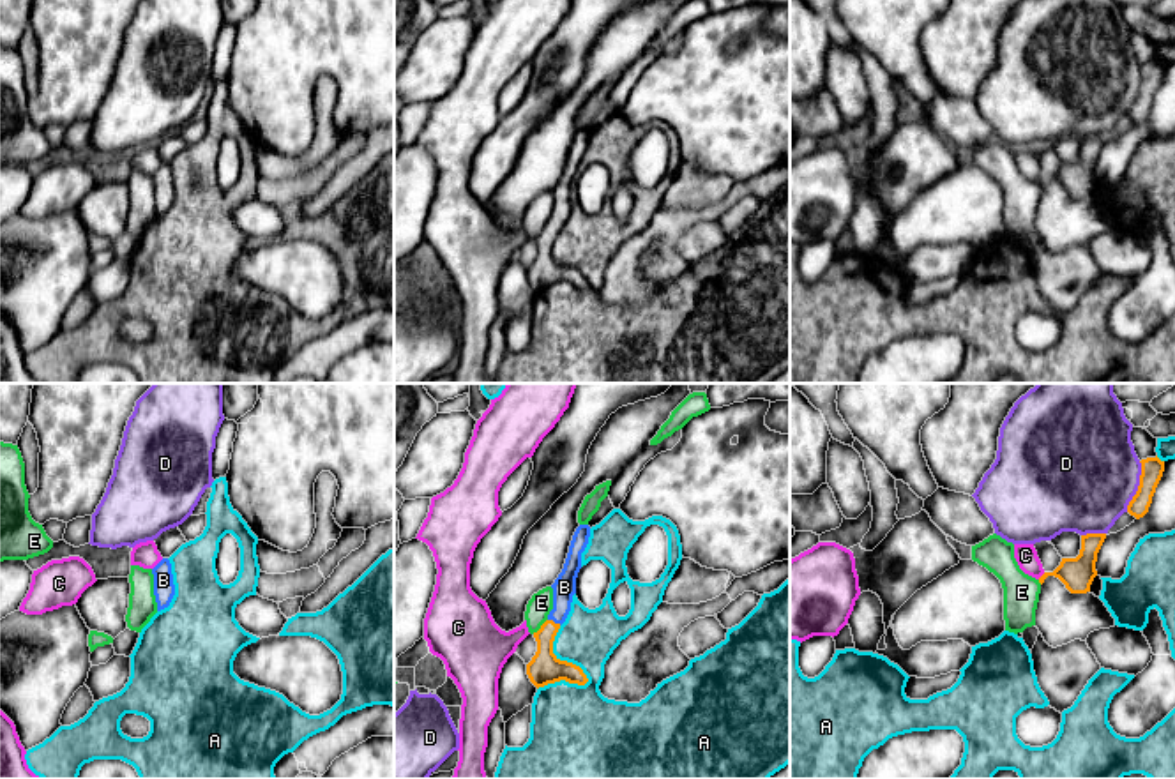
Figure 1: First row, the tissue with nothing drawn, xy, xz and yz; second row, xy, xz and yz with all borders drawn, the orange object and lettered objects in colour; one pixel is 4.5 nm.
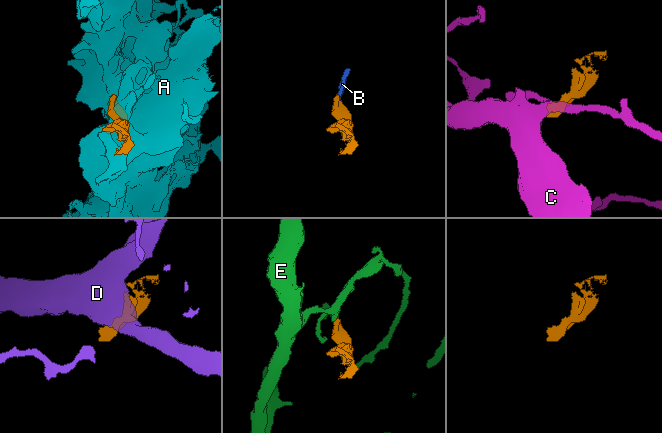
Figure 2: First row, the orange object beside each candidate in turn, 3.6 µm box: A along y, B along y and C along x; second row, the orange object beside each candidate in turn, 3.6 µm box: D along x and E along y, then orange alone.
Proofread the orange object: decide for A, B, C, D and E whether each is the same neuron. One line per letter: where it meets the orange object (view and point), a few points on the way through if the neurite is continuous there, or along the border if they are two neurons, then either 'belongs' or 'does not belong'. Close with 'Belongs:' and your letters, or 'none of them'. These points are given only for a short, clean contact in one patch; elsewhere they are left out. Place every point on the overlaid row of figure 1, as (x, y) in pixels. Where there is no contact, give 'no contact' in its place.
A: meets orange in xz at (583, 673); does not belong
B: meets orange in xz at (553, 622); runs through xz (545, 668), (545, 636), (553, 622), (560, 610), (564, 587); belongs
C: meets orange in yz at (1043, 574); border along yz (1045, 573), (1038, 578); does not belong
D: meets orange in yz at (1138, 486); does not belong
E: meets orange in xz at (541, 627); border along xz (546, 619), (532, 633); does not belong
Belongs: B

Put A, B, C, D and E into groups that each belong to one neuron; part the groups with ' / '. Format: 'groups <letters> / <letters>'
groups A / B / C / D / E

